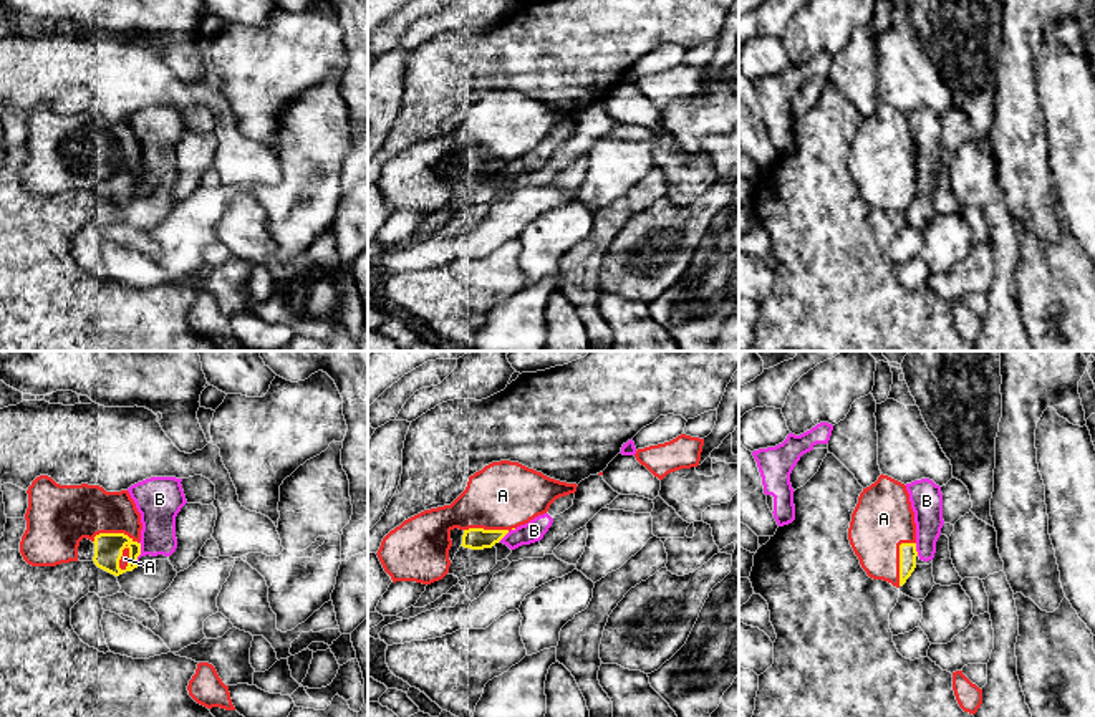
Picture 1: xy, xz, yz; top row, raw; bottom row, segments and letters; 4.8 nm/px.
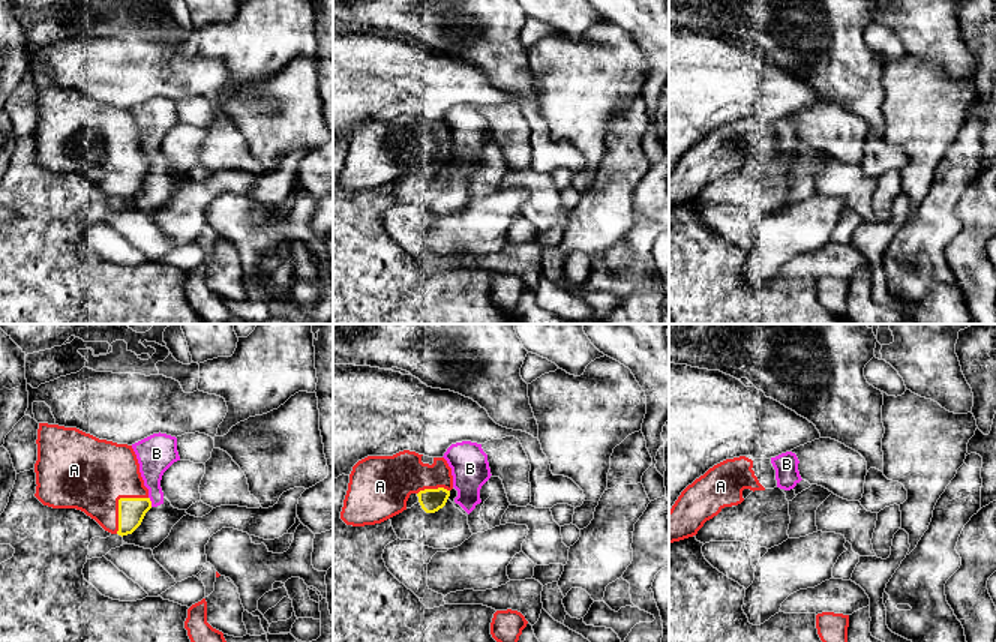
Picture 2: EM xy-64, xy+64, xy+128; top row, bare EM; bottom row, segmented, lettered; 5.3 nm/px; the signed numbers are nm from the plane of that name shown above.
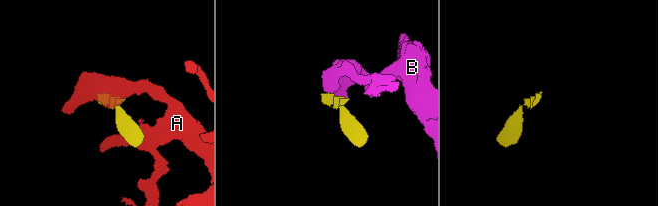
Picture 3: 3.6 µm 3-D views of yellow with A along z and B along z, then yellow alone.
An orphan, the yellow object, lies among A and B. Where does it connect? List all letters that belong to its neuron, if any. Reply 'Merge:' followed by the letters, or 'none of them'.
Merge: A

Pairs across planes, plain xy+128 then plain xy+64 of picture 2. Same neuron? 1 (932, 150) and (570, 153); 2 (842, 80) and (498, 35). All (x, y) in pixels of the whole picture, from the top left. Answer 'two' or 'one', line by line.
1: two
2: one

